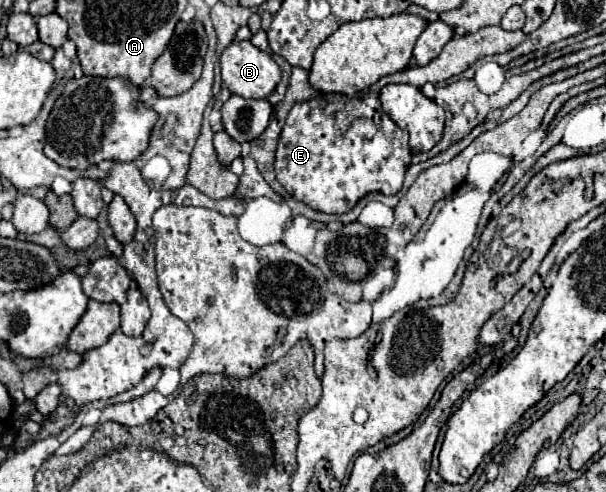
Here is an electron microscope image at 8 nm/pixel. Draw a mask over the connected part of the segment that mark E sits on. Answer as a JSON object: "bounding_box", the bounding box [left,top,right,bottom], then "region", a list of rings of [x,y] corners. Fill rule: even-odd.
{"bounding_box":[275,90,411,214],"region":[[[367,90],[357,92],[353,98],[347,98],[345,94],[317,94],[291,108],[277,144],[275,174],[295,200],[325,214],[345,214],[371,192],[393,196],[401,190],[405,170],[411,164],[411,148],[407,140],[407,132],[383,112],[377,94]]]}

